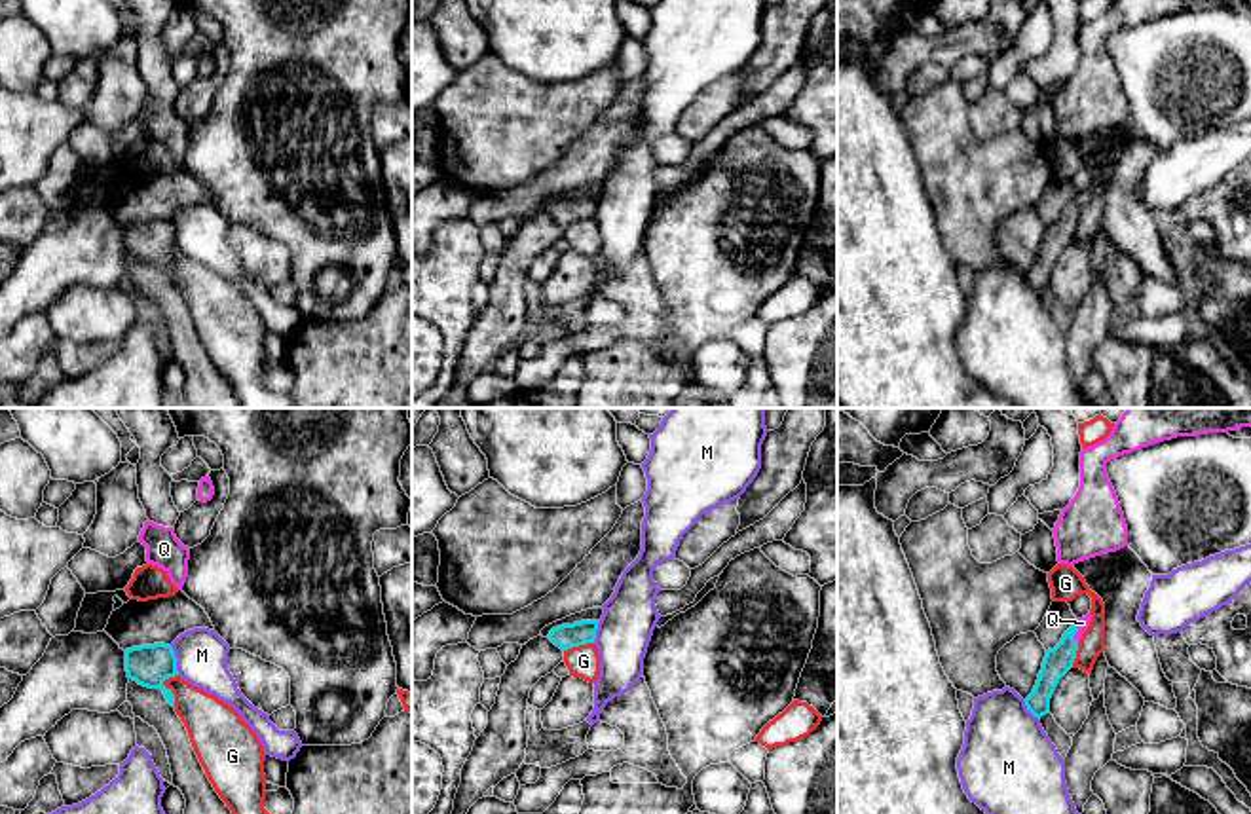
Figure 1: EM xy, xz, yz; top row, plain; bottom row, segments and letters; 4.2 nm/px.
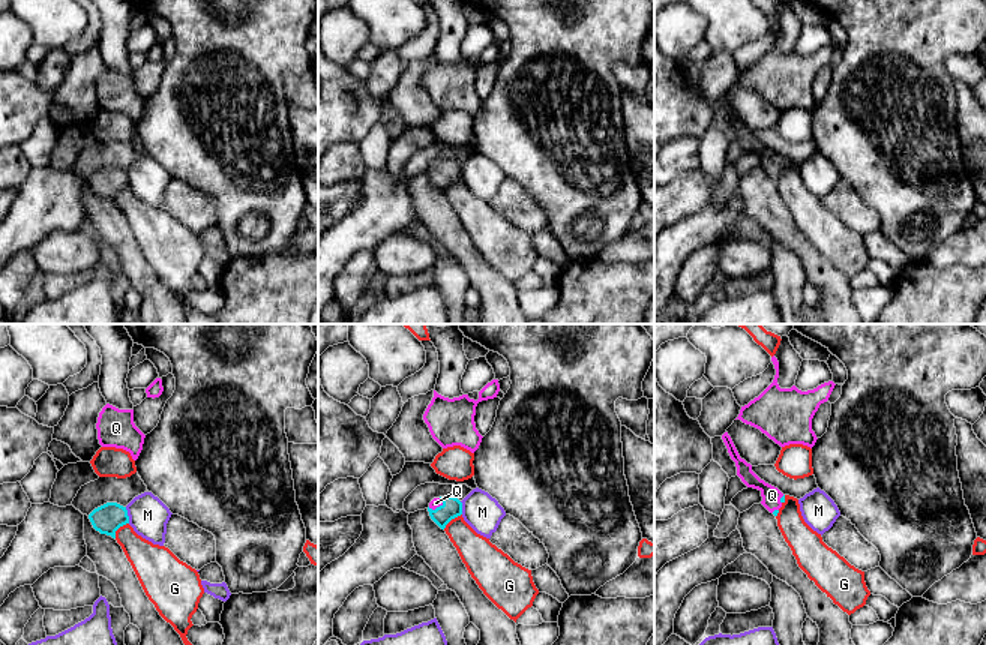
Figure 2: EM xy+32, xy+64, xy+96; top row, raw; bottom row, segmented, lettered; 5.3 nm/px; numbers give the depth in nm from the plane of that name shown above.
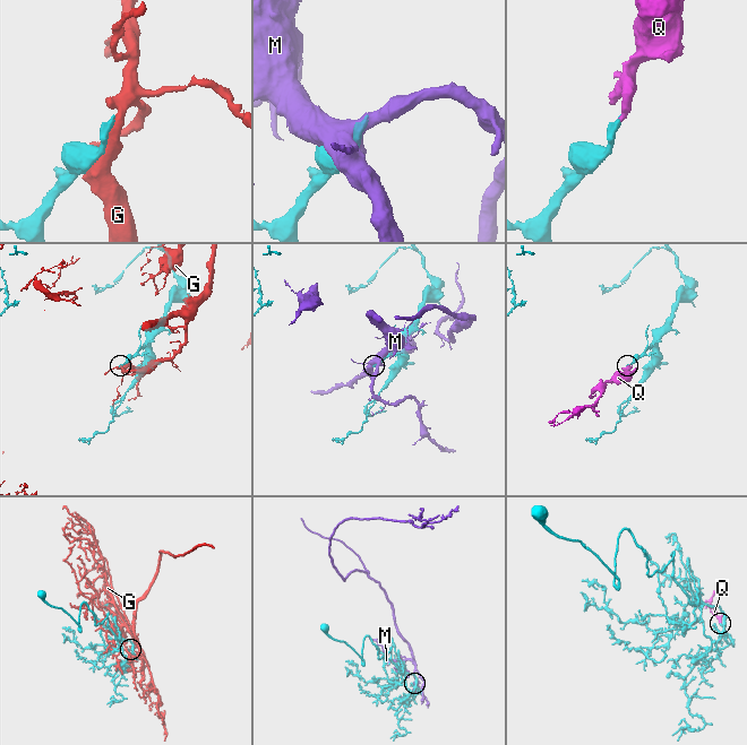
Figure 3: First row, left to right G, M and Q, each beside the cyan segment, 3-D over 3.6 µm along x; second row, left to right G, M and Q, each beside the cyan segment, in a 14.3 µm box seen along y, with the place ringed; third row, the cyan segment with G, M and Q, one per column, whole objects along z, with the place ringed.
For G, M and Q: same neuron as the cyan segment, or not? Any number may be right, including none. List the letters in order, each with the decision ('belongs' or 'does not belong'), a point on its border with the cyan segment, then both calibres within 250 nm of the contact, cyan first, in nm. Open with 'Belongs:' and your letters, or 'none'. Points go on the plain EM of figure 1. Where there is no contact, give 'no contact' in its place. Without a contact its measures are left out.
Belongs: Q
G: does not belong; meets cyan in xy at (166, 262); 180 nm thick on the cyan side, 220 nm on the other
M: does not belong; meets cyan in xy at (175, 236); 180 nm thick on the cyan side, 220 nm on the other
Q: belongs; meets cyan in yz at (1075, 207); 120 nm thick on the cyan side, 50 nm on the other

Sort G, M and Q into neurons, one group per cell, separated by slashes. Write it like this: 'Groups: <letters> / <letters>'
Groups: G / M / Q

